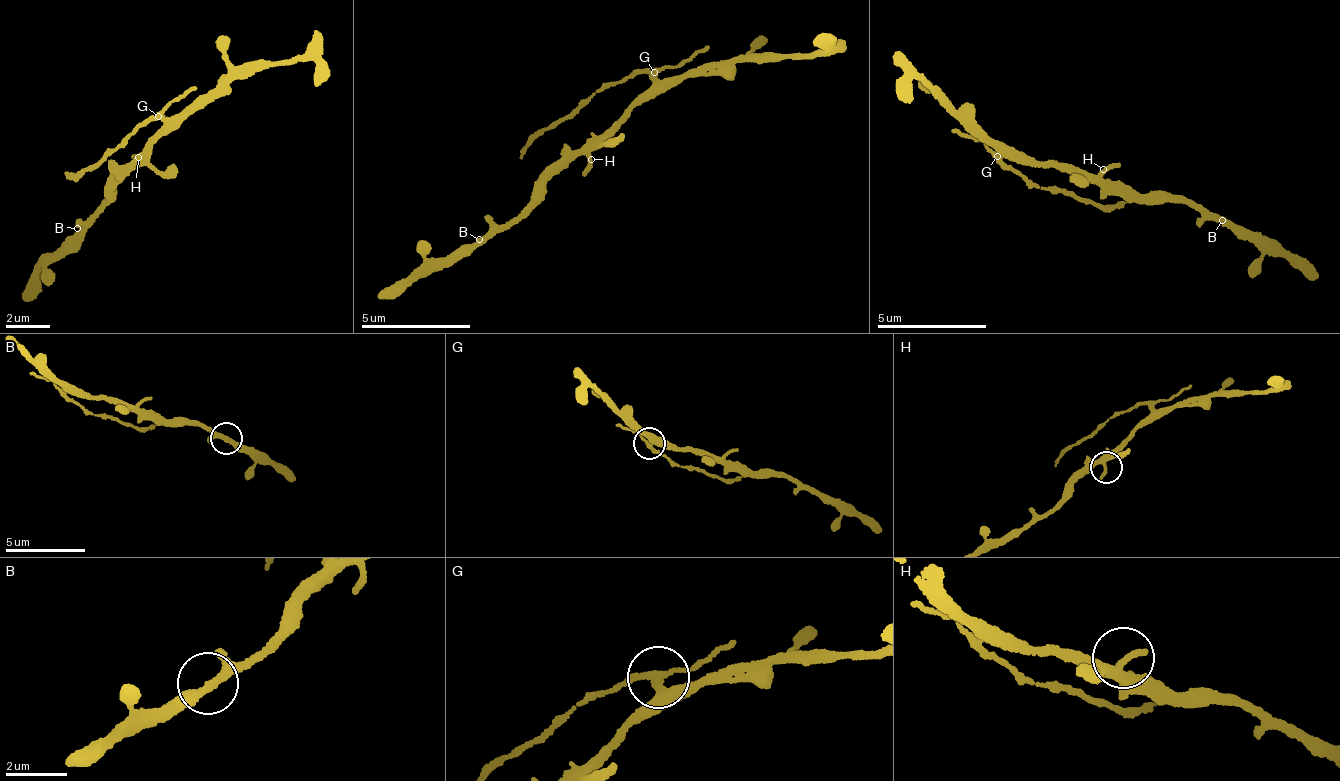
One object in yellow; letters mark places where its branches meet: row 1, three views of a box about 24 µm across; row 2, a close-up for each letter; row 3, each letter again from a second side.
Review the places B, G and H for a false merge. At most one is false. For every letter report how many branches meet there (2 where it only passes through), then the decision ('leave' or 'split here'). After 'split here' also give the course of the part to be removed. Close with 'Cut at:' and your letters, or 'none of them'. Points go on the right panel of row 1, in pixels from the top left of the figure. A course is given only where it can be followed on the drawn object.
B: 3 | leave
G: 4 | split here | (999, 157), (1052, 190), (1099, 206), (1129, 198)
H: 4 | leave
Cut at: G

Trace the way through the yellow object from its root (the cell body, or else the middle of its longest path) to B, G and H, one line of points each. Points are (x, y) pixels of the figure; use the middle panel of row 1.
B: (601, 138), (586, 141), (525, 211), (479, 239)
G: (601, 138), (637, 97), (652, 88), (652, 73)
H: (601, 138), (591, 159)

